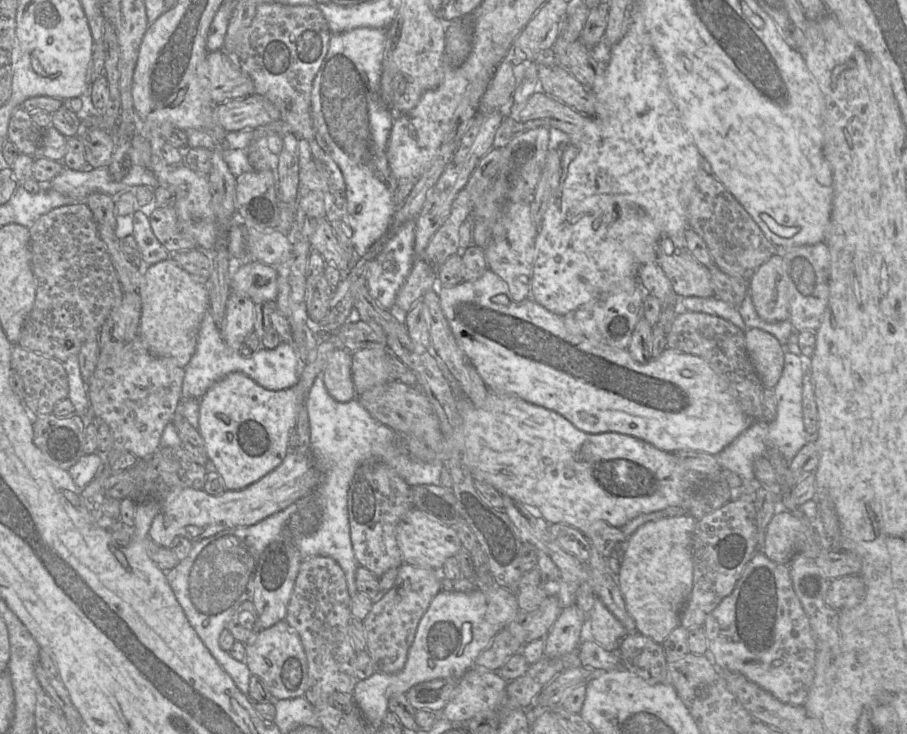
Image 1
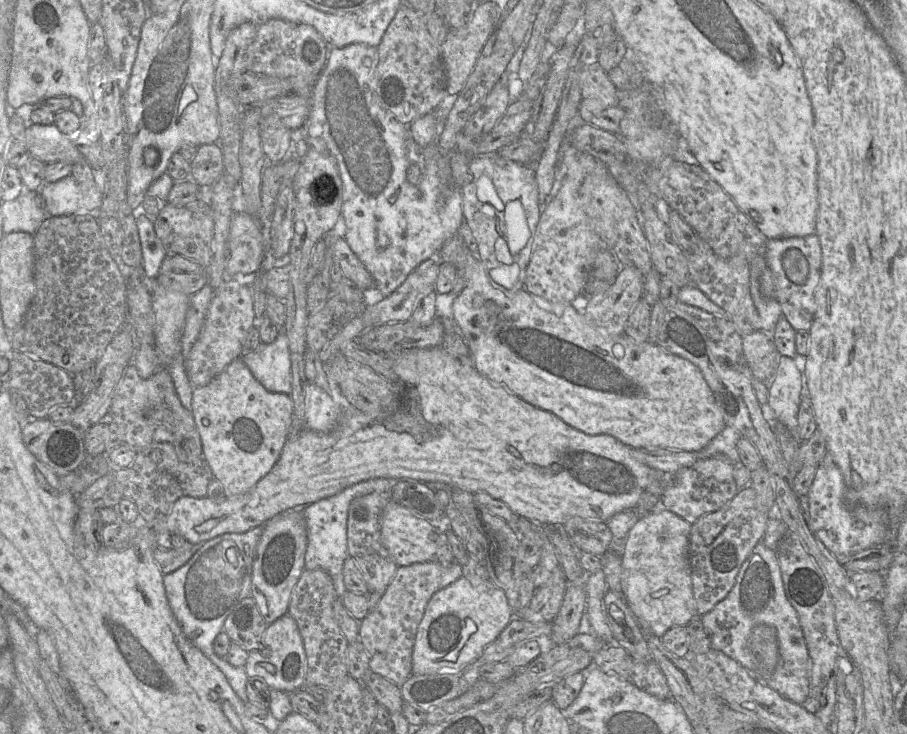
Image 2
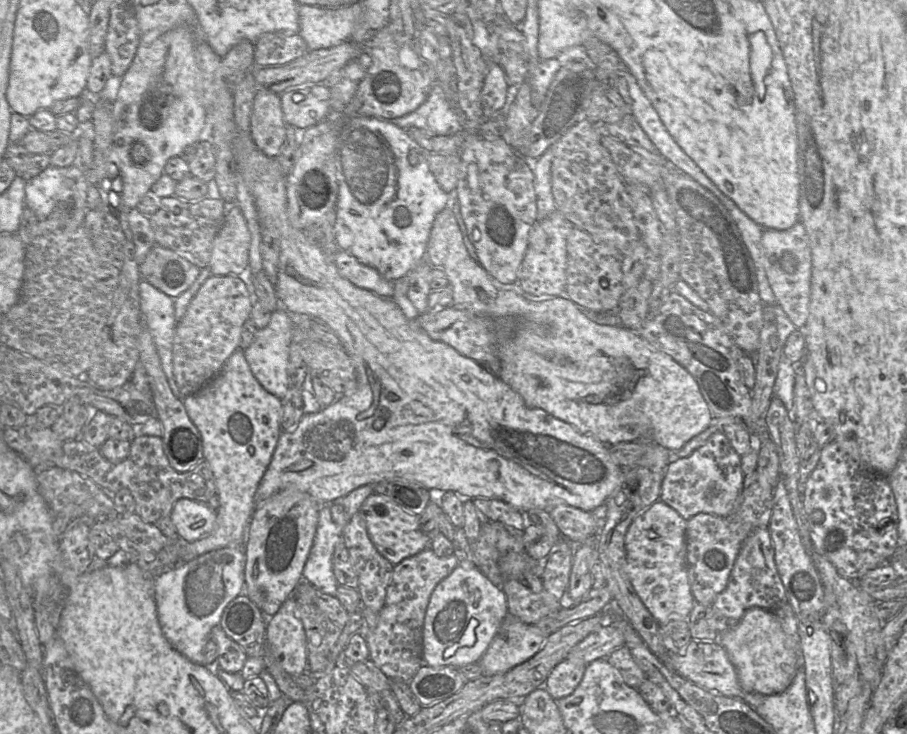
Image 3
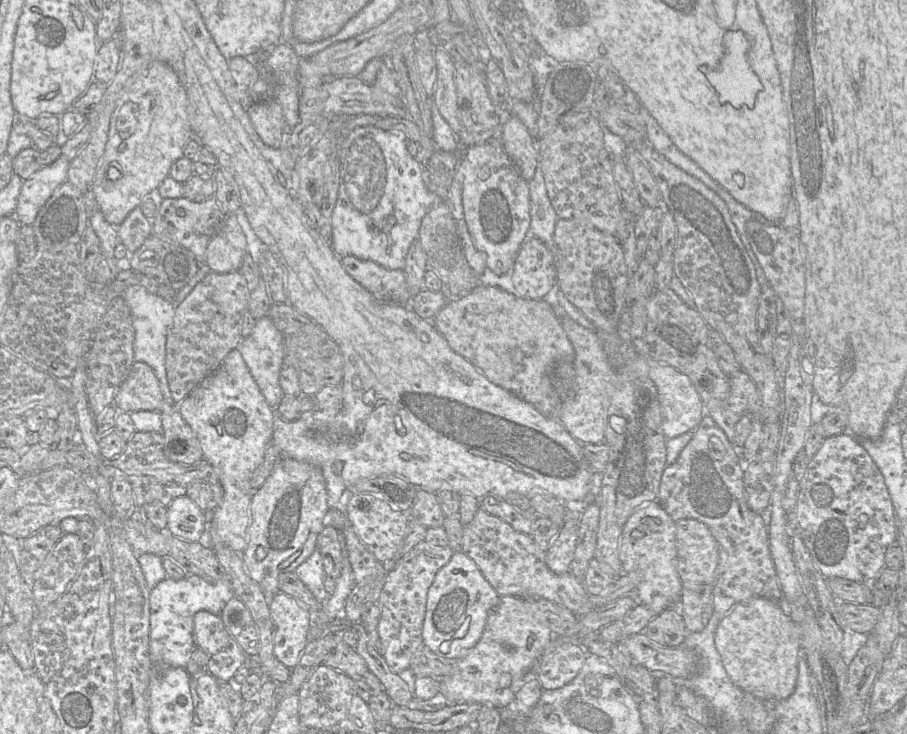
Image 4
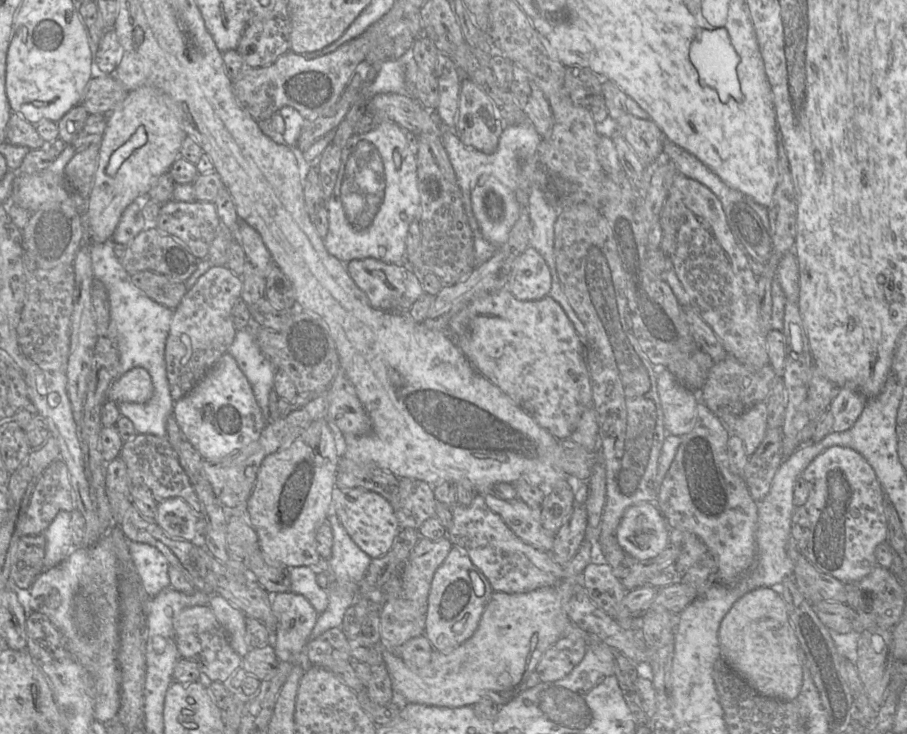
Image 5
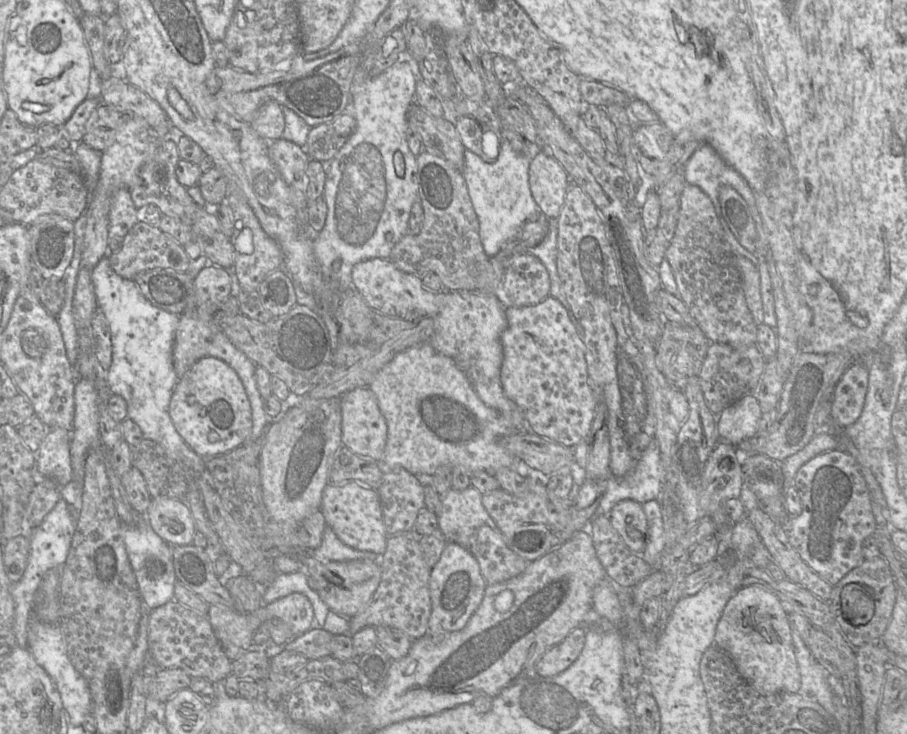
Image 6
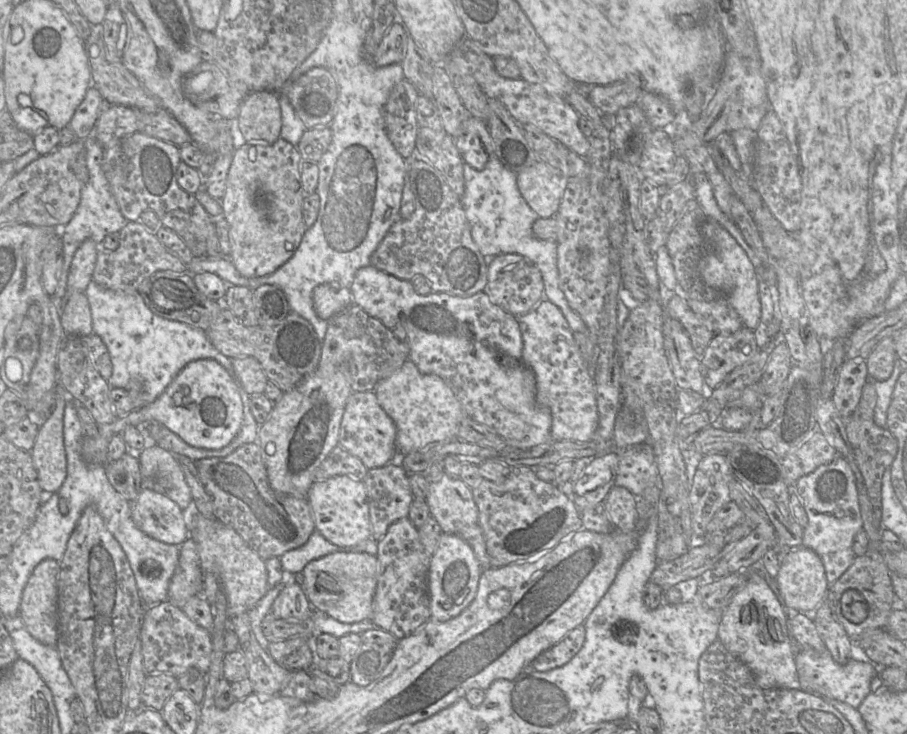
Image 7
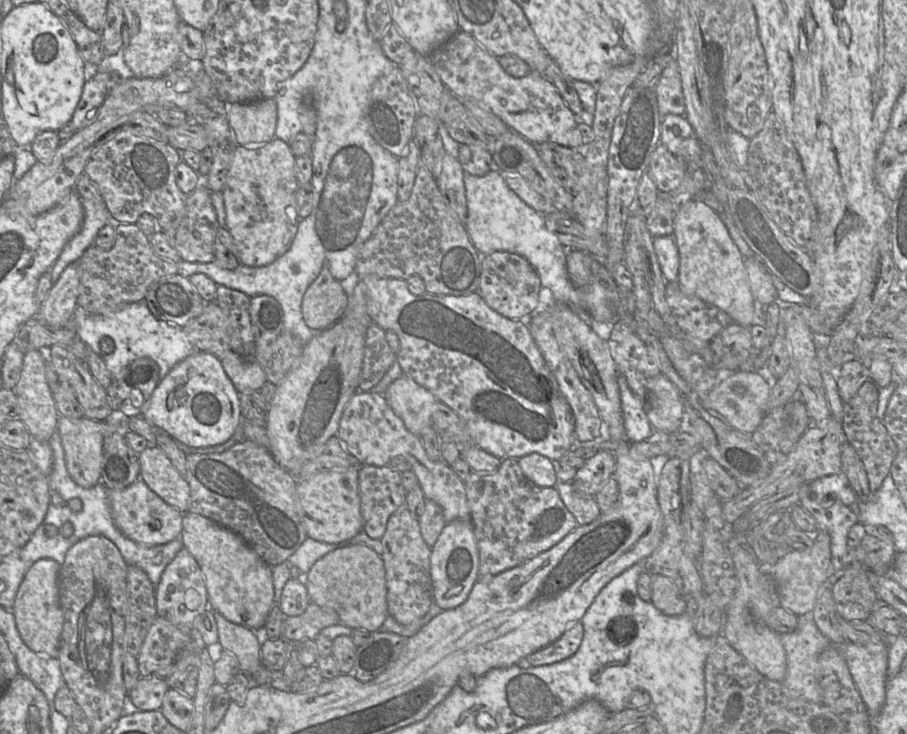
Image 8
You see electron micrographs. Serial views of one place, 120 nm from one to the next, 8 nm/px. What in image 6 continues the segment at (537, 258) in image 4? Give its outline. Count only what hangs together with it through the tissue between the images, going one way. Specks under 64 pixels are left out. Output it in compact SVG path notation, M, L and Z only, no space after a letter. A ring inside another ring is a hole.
M519 252L506 261L496 297L505 307L533 305L549 296L549 276L534 256Z

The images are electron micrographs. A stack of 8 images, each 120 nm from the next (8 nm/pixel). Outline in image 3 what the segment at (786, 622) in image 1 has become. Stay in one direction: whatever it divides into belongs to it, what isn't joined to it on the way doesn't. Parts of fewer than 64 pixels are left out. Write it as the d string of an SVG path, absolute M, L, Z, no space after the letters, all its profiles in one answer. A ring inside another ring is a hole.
M769 527L756 528L744 541L731 571L727 587L718 594L712 604L718 633L734 628L741 621L745 612L752 607L763 608L773 613L800 652L798 621L776 566Z

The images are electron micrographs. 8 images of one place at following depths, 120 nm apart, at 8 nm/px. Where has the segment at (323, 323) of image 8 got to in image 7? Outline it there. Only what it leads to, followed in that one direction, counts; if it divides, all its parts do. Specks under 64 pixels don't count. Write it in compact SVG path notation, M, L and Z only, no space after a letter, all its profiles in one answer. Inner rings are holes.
M330 284L316 286L312 299L316 315L327 321L353 304L349 288L334 288Z

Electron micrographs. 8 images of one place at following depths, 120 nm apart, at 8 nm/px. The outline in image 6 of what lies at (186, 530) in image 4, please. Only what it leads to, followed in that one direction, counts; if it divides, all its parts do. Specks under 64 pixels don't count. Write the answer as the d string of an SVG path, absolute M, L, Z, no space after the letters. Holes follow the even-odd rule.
M154 498L147 509L145 519L152 530L168 544L192 544L196 527L184 500Z

